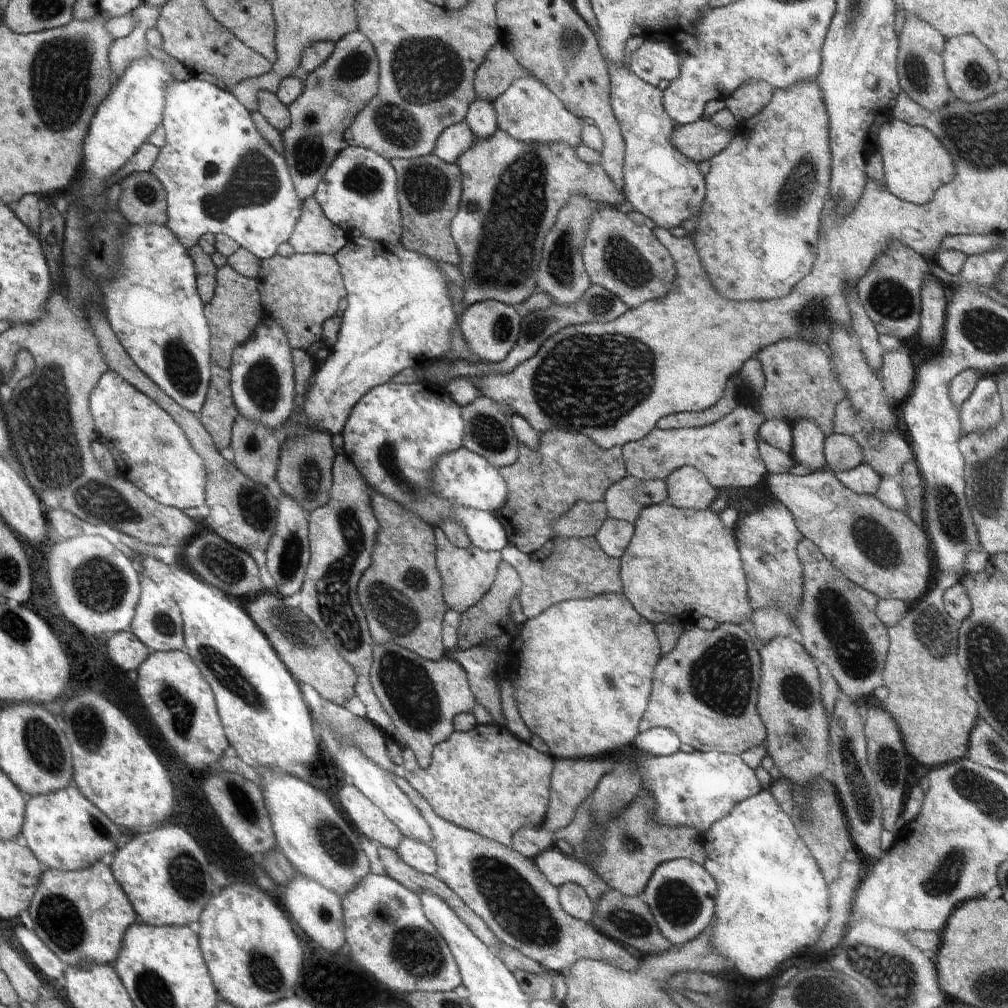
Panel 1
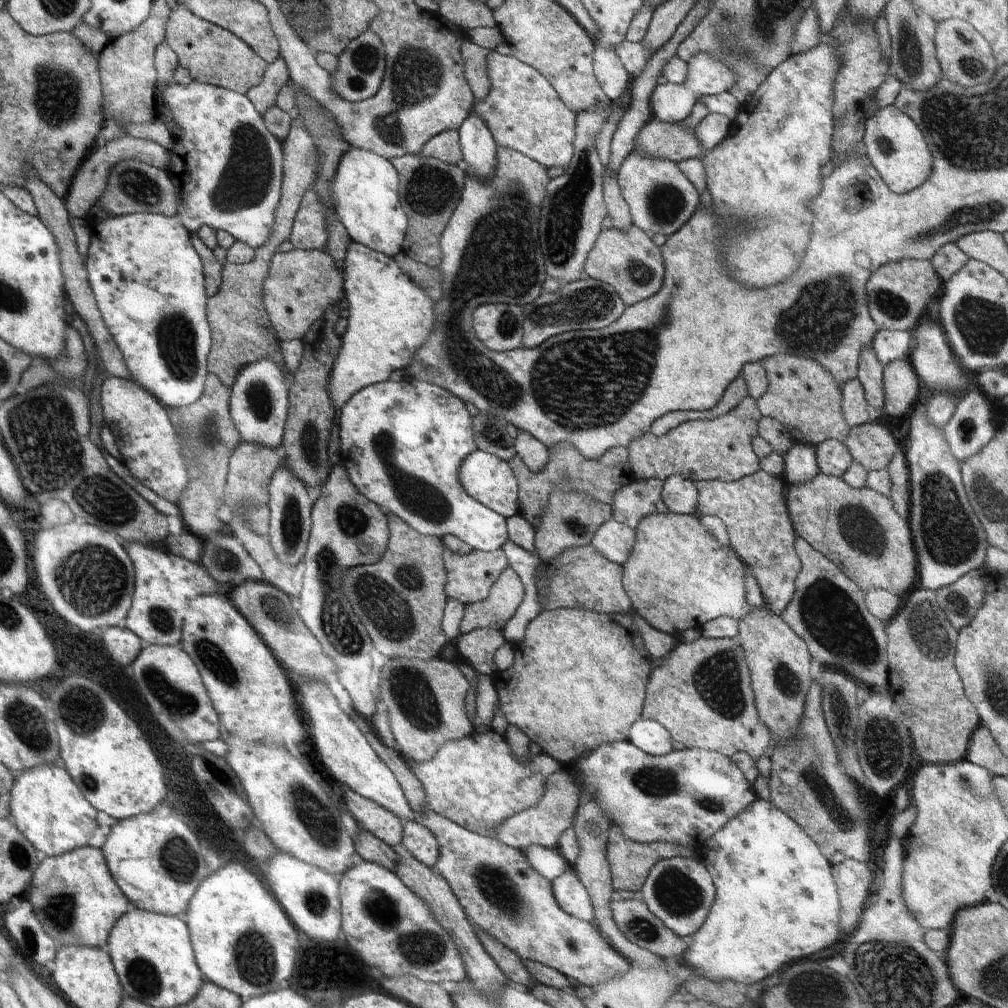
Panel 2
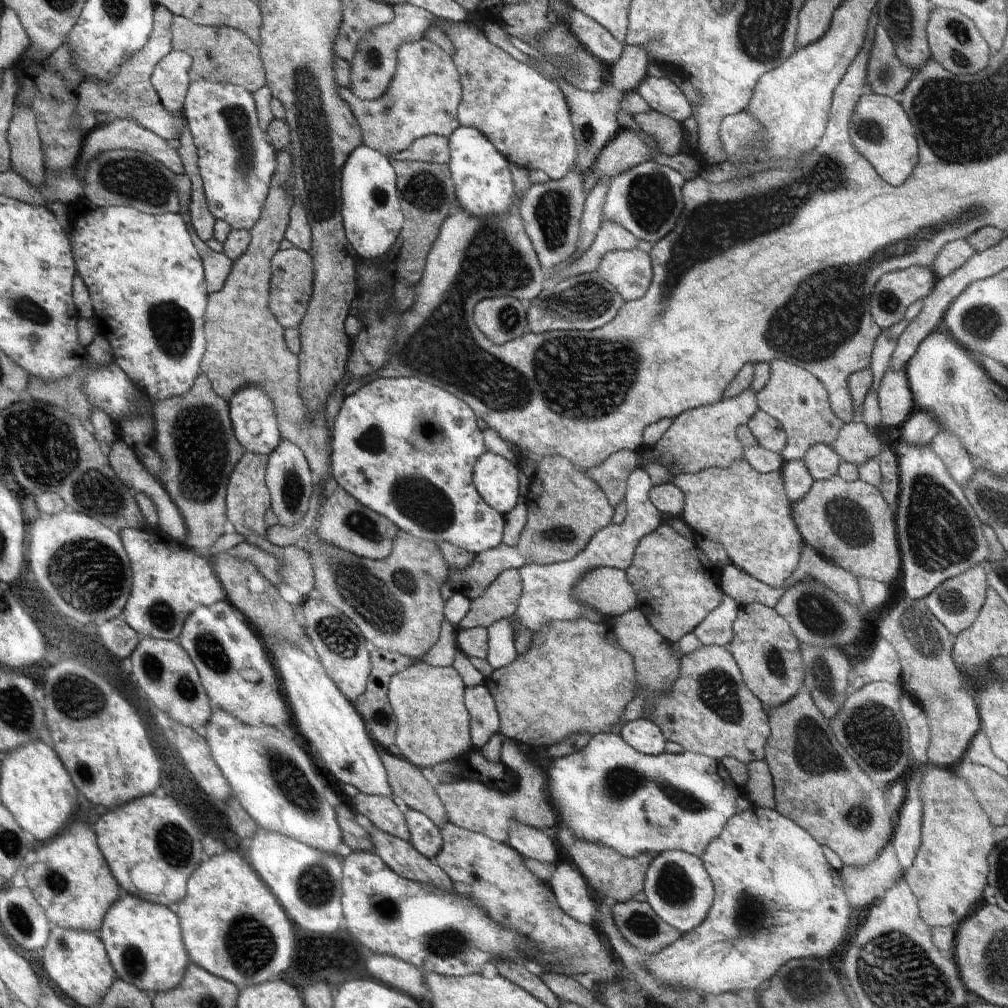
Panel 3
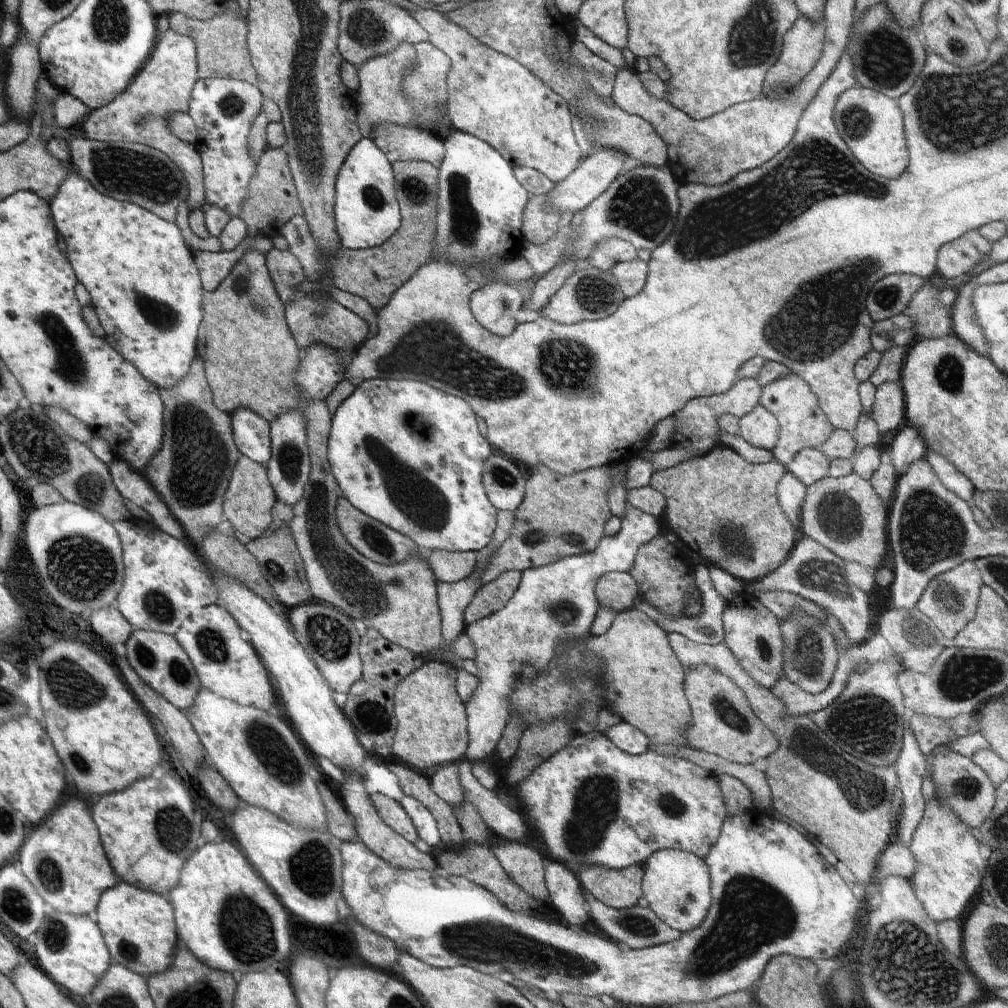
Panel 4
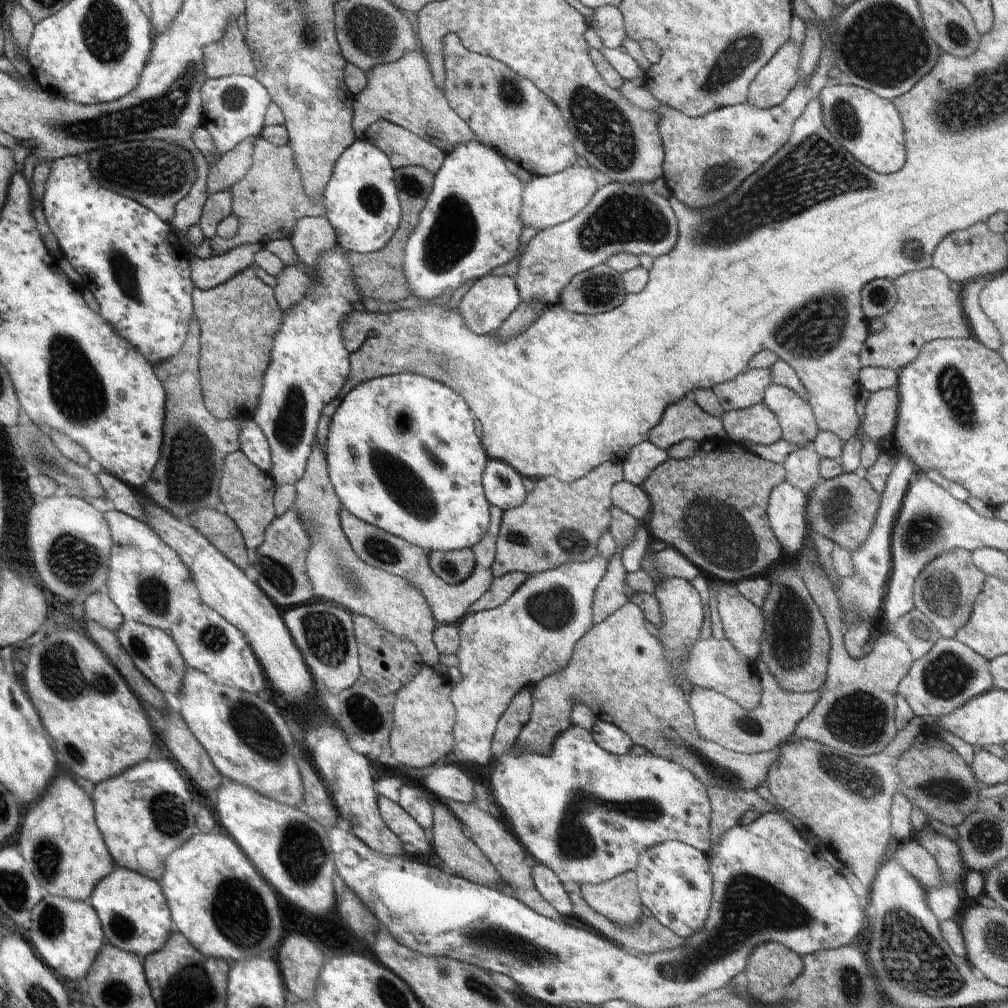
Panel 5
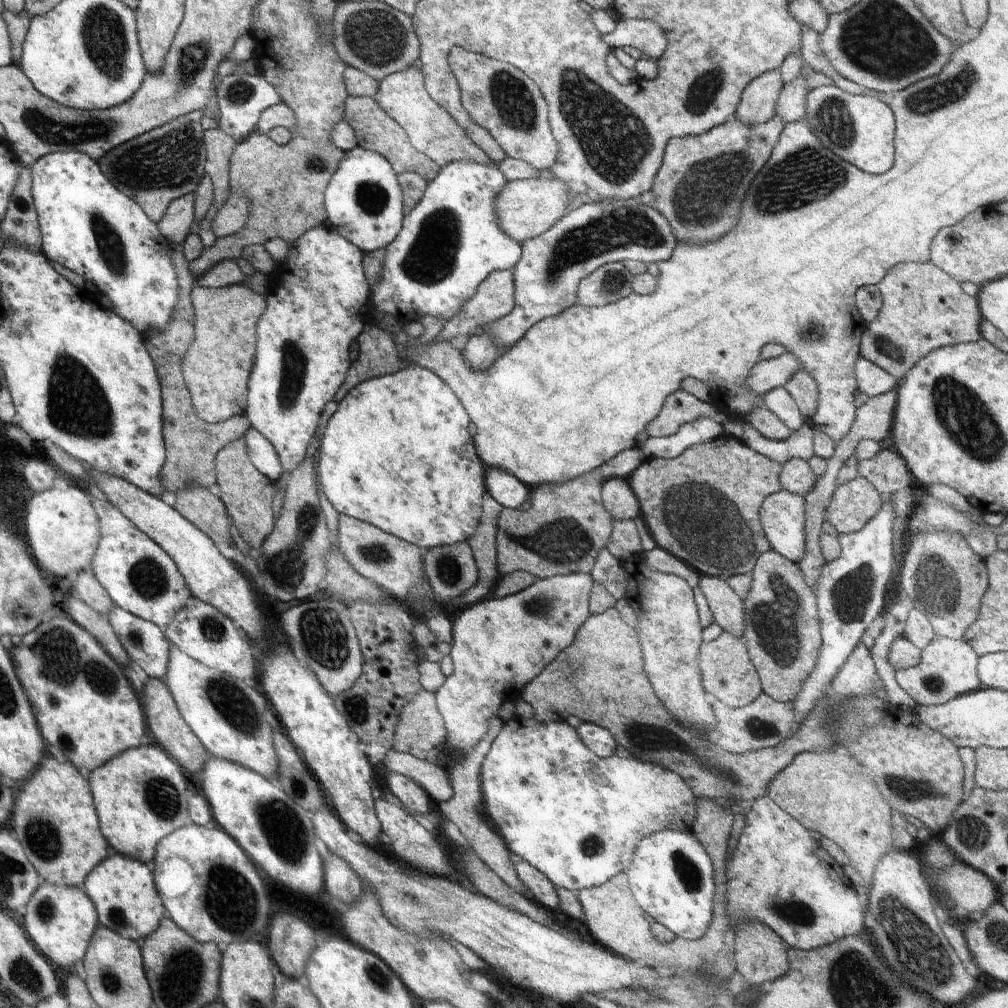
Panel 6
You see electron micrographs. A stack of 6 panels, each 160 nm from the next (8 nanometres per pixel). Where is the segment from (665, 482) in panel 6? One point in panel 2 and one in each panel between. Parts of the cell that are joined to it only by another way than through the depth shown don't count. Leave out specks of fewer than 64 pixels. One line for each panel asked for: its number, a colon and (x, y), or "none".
2: (753, 509)
3: (749, 513)
4: (721, 506)
5: (712, 507)

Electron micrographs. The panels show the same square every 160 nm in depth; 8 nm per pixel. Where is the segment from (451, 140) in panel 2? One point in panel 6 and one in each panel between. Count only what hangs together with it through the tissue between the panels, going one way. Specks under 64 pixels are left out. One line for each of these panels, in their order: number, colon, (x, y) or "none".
3: (433, 148)
4: (399, 143)
5: (404, 148)
6: (375, 131)

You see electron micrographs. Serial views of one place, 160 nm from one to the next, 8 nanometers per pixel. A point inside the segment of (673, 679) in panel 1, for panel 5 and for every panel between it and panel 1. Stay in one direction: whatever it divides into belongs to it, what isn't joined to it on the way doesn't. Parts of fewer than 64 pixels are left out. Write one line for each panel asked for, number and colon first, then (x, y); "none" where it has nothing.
2: (701, 692)
3: (709, 710)
4: (723, 724)
5: (719, 719)

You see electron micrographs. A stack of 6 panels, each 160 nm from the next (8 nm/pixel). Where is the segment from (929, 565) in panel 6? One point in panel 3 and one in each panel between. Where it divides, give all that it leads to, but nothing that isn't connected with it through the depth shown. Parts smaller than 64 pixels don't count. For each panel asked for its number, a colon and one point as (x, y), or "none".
3: (956, 603)
4: (950, 601)
5: (945, 591)

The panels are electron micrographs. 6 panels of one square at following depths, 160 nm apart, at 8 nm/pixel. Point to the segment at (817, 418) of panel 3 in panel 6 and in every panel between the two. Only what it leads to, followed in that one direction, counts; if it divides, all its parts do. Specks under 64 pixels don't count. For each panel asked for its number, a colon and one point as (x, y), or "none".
4: (789, 399)
5: (795, 415)
6: (778, 401)

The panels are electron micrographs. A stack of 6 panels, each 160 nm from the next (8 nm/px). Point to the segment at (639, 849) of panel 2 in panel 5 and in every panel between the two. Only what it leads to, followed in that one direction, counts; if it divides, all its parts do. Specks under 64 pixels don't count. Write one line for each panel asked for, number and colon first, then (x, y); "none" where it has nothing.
3: (618, 877)
4: (618, 888)
5: (617, 899)

